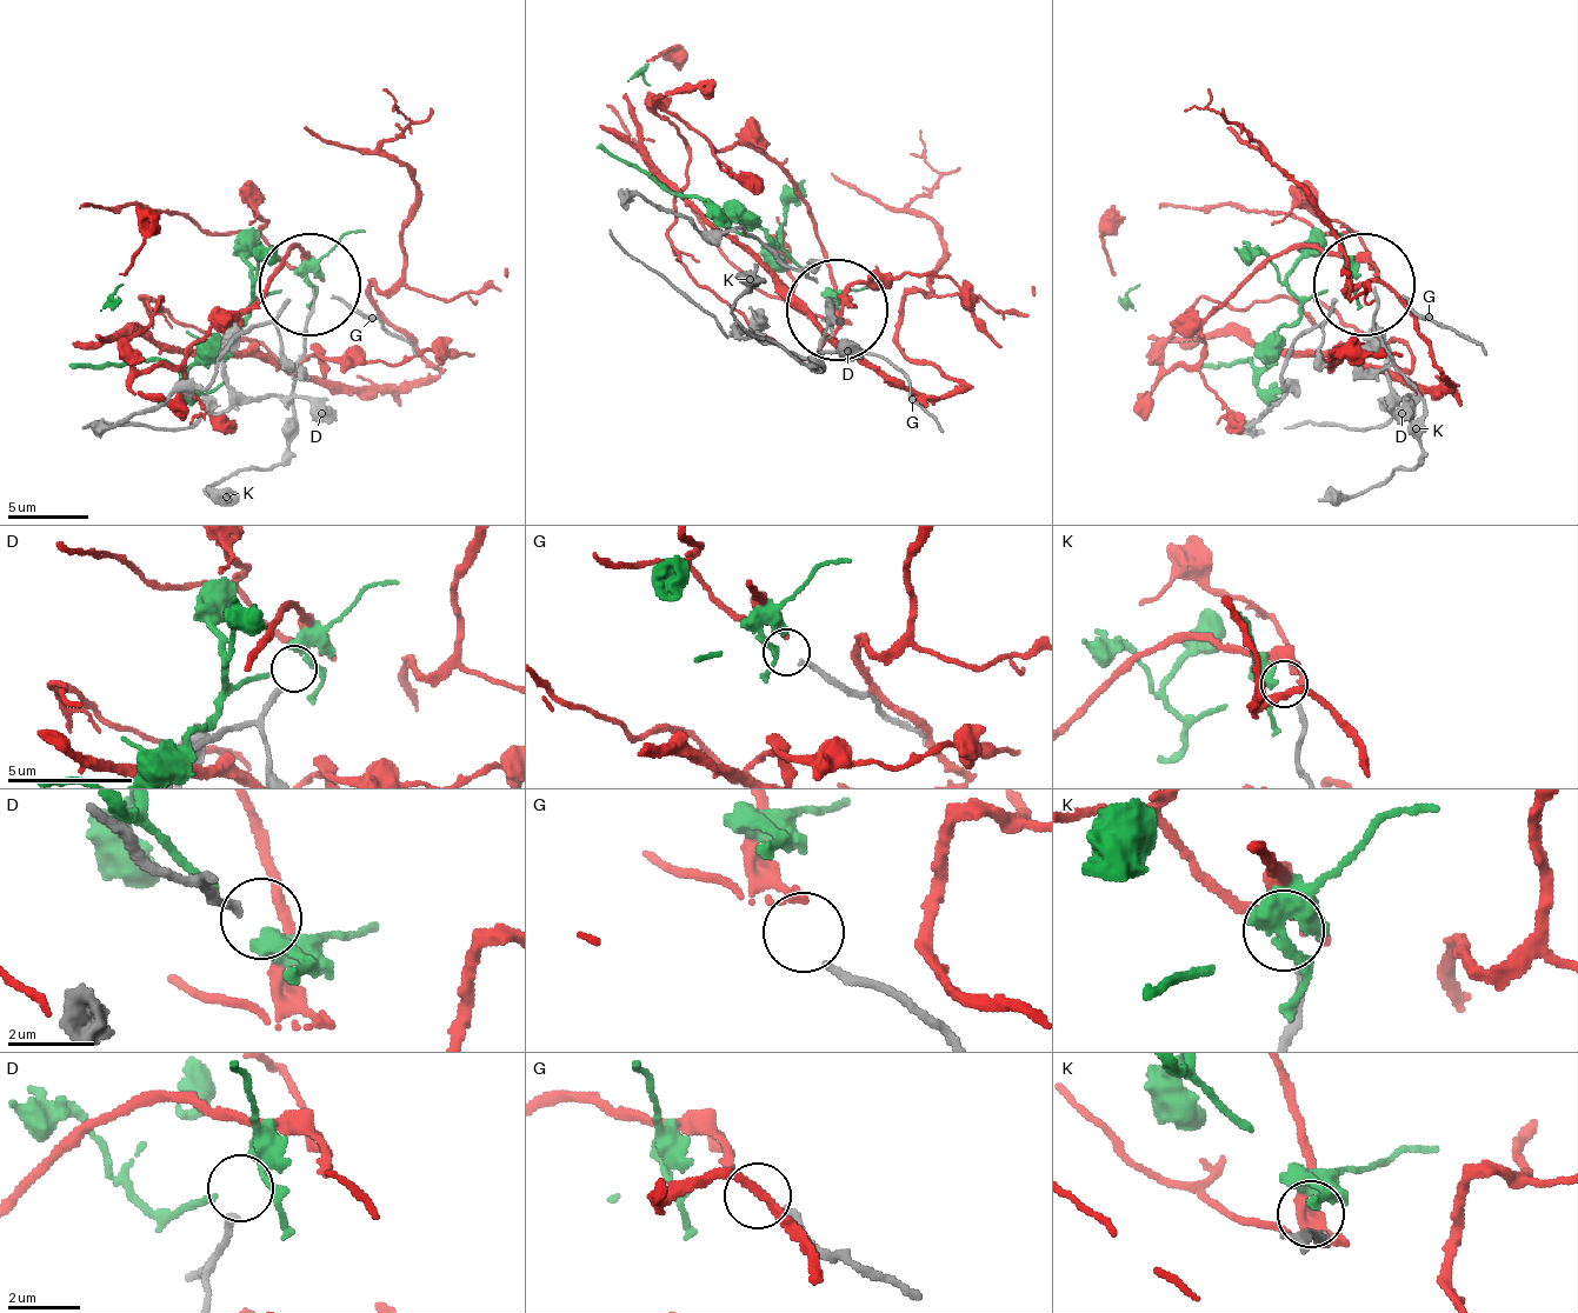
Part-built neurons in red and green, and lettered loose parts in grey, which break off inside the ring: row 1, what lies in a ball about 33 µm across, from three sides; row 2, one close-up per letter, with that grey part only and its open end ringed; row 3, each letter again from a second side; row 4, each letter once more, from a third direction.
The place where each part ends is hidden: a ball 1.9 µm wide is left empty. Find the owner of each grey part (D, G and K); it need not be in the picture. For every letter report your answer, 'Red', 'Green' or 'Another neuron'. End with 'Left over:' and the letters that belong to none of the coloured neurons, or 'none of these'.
D: Another neuron
G: Red
K: Another neuron
Left over: D, K

